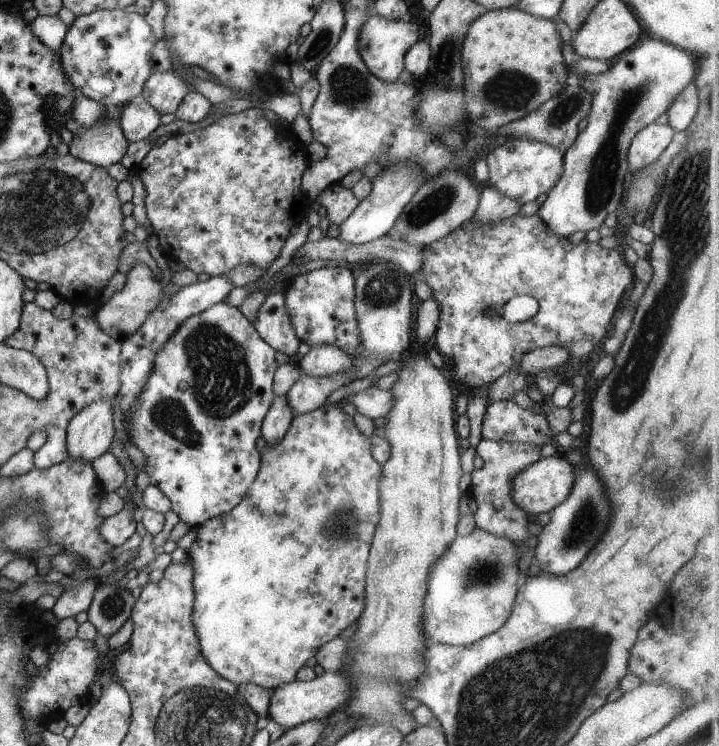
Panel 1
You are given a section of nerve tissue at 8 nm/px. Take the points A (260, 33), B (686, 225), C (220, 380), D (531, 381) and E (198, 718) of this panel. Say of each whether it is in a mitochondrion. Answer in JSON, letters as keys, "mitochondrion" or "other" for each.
{"A":"other","B":"mitochondrion","C":"mitochondrion","D":"other","E":"mitochondrion"}

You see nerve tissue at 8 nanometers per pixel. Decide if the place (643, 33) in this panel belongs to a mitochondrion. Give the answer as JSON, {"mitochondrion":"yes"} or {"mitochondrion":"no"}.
{"mitochondrion":"no"}

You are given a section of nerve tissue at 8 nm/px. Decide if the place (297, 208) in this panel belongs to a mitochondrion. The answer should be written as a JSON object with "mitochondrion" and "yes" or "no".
{"mitochondrion":"no"}

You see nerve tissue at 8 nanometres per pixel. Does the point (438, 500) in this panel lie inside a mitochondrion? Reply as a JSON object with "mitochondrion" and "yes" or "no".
{"mitochondrion":"no"}

